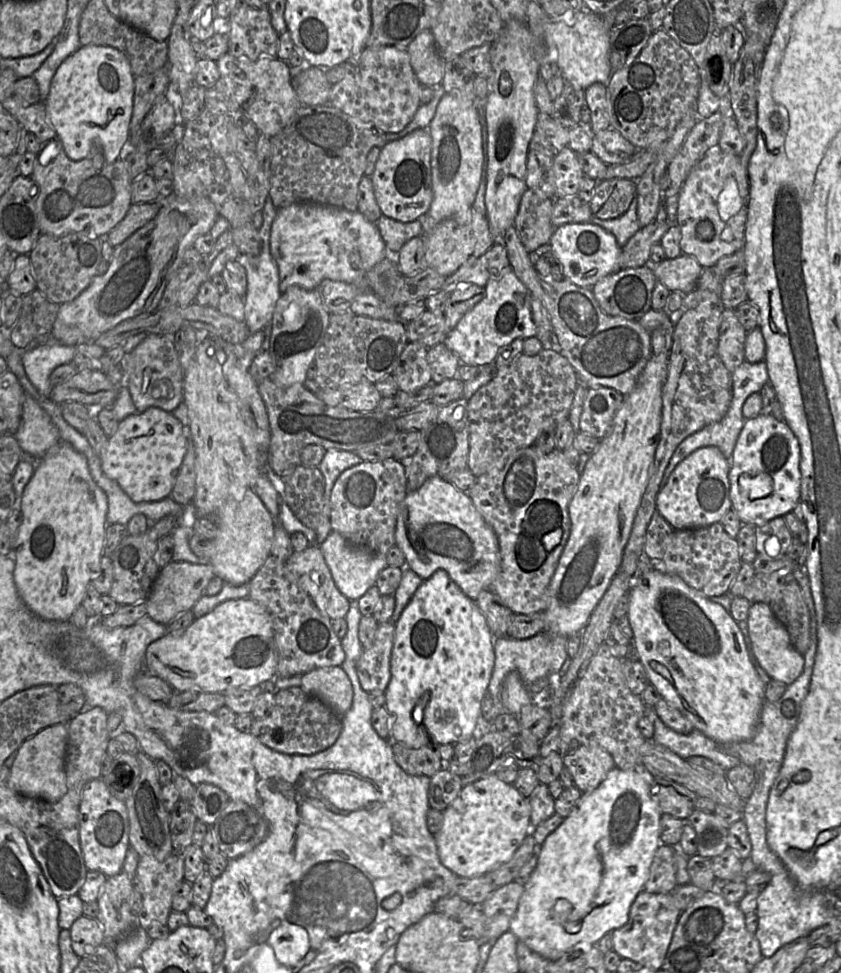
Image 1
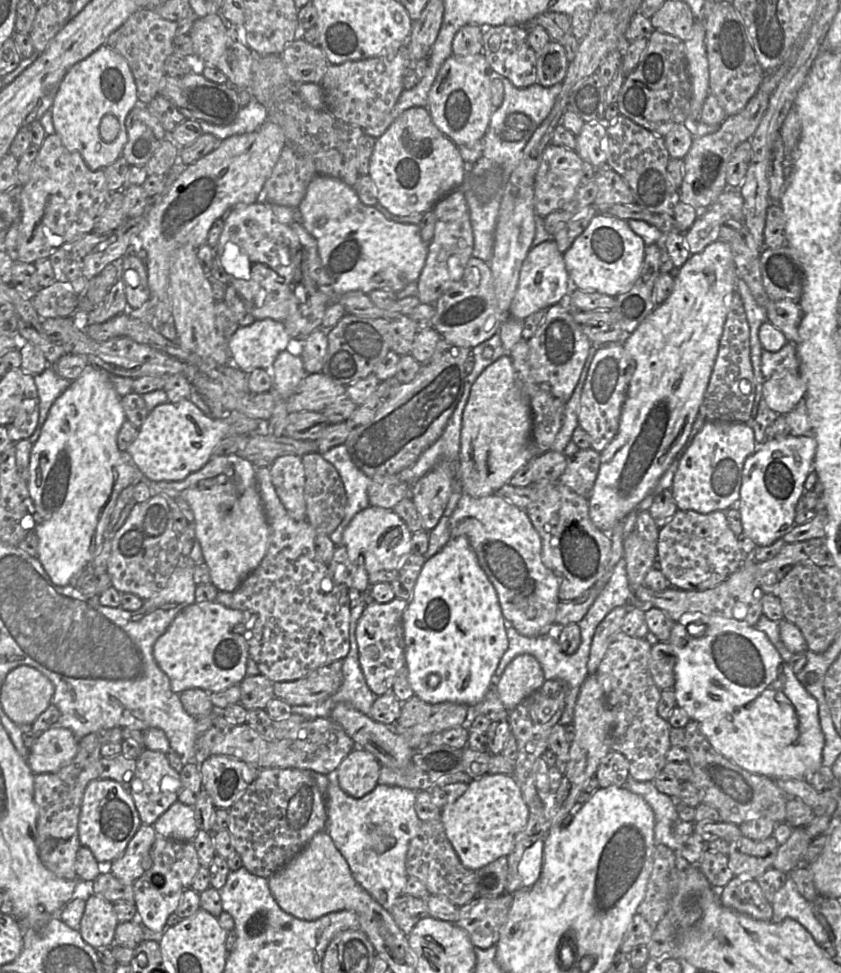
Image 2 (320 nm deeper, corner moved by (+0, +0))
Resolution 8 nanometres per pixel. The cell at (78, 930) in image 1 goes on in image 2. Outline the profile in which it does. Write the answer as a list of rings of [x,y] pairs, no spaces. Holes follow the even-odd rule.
[[[91,895],[86,901],[78,931],[93,948],[108,947],[114,944],[118,923],[113,904],[101,896]]]

